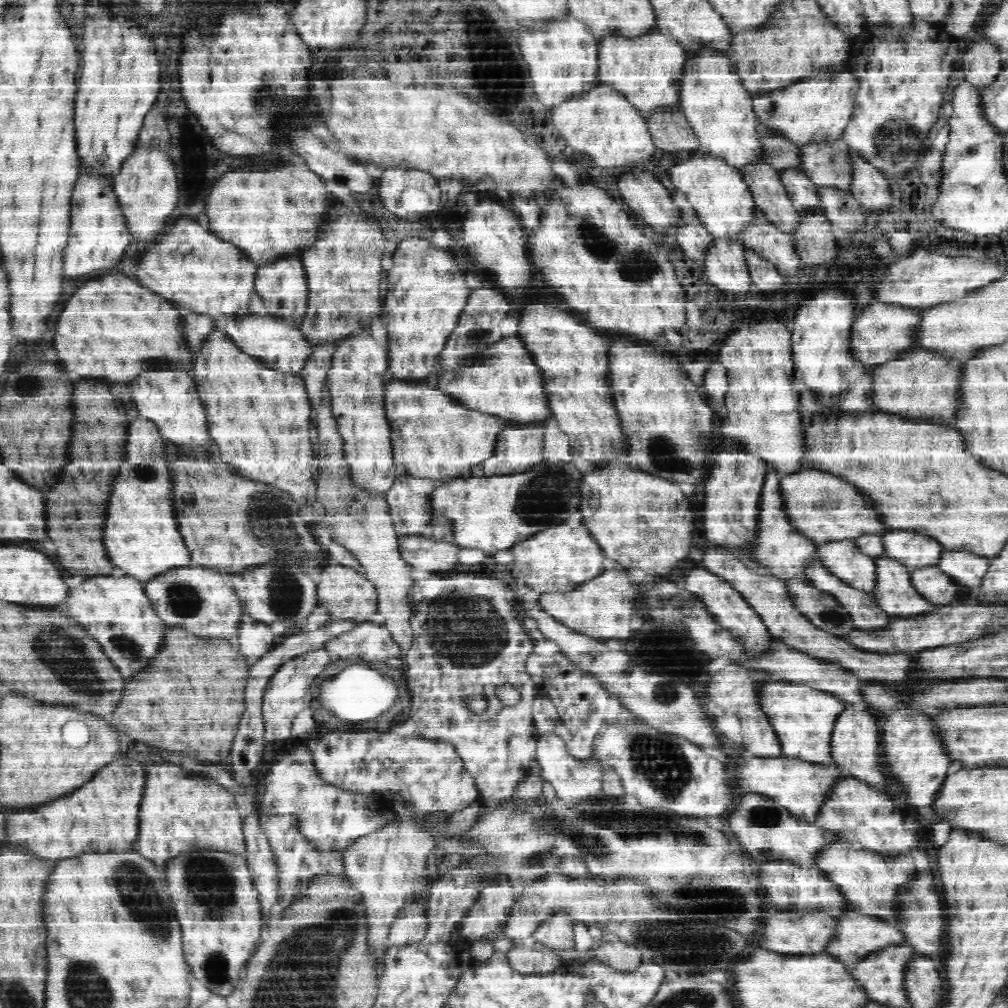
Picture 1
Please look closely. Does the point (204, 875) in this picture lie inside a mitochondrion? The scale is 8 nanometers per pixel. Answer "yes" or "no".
yes

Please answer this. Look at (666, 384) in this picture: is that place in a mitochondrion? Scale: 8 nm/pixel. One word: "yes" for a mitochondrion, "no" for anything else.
no

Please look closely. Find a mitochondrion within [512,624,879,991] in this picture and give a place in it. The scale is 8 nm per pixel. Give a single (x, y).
(599, 825)

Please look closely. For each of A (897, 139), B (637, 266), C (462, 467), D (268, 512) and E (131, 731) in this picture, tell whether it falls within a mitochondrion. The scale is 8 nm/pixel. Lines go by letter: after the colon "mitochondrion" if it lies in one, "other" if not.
A: mitochondrion
B: mitochondrion
C: other
D: mitochondrion
E: other

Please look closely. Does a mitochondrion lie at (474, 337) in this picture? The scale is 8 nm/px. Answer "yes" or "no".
yes

